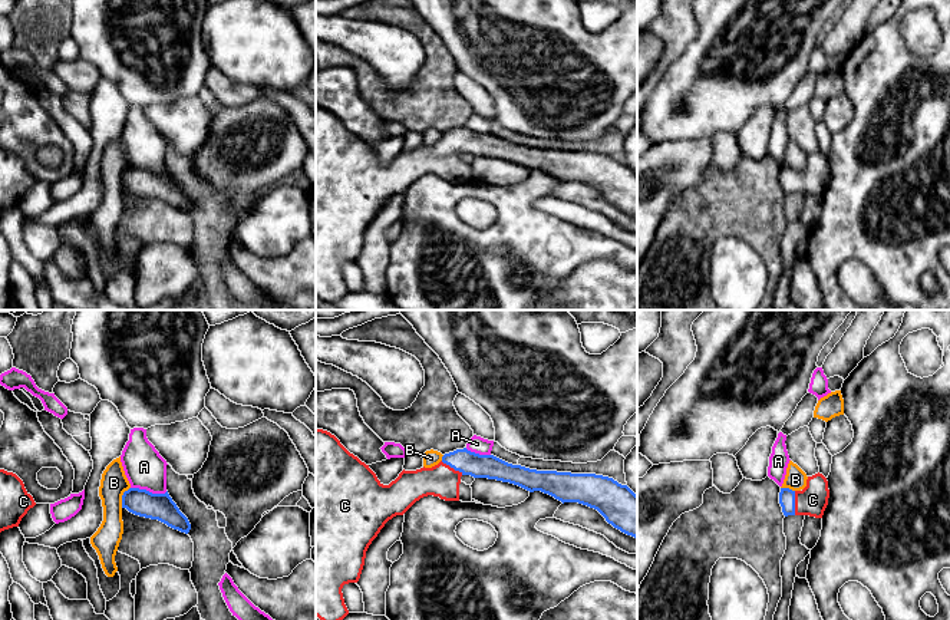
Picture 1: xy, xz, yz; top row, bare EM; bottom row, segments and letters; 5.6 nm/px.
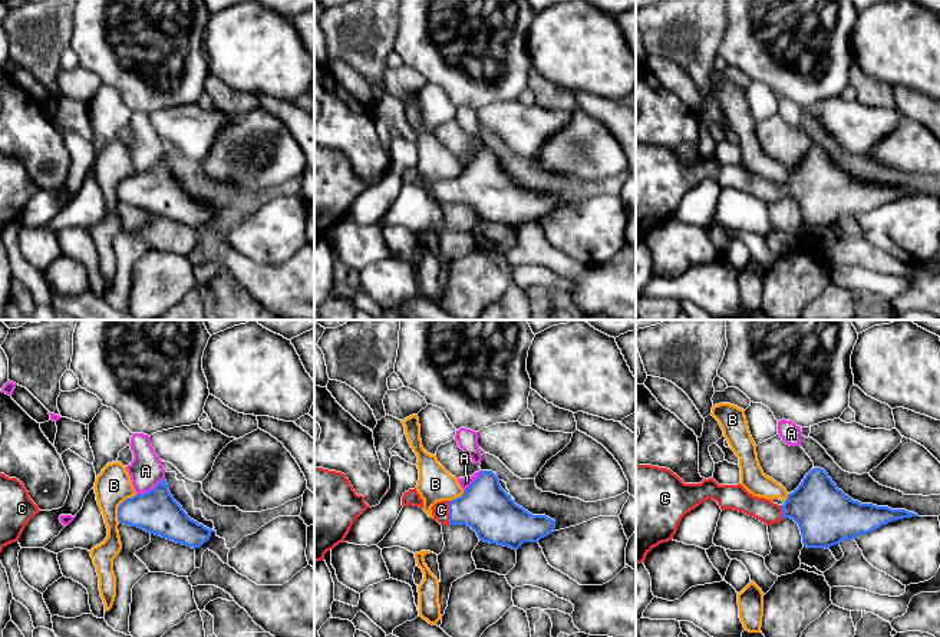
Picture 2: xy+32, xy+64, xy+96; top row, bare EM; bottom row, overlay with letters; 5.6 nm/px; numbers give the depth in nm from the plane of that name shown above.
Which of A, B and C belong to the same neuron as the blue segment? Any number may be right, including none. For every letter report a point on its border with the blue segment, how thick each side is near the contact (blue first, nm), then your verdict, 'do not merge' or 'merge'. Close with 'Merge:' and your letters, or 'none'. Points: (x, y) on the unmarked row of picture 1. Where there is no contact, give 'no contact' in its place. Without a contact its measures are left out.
A: xy (148, 170) | 150/220 nm | do not merge
B: xy (122, 175) | 150/150 nm | do not merge
C: yz (794, 181) | 100/170 nm | merge
Merge: C

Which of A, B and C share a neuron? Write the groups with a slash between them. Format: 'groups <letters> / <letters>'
groups A / B / C

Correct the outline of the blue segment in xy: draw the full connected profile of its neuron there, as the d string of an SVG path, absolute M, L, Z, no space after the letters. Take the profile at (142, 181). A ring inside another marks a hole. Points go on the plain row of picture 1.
M129 166L122 174L122 187L139 195L158 198L185 212L191 208L188 197L179 189L168 169L152 172L146 168Z

